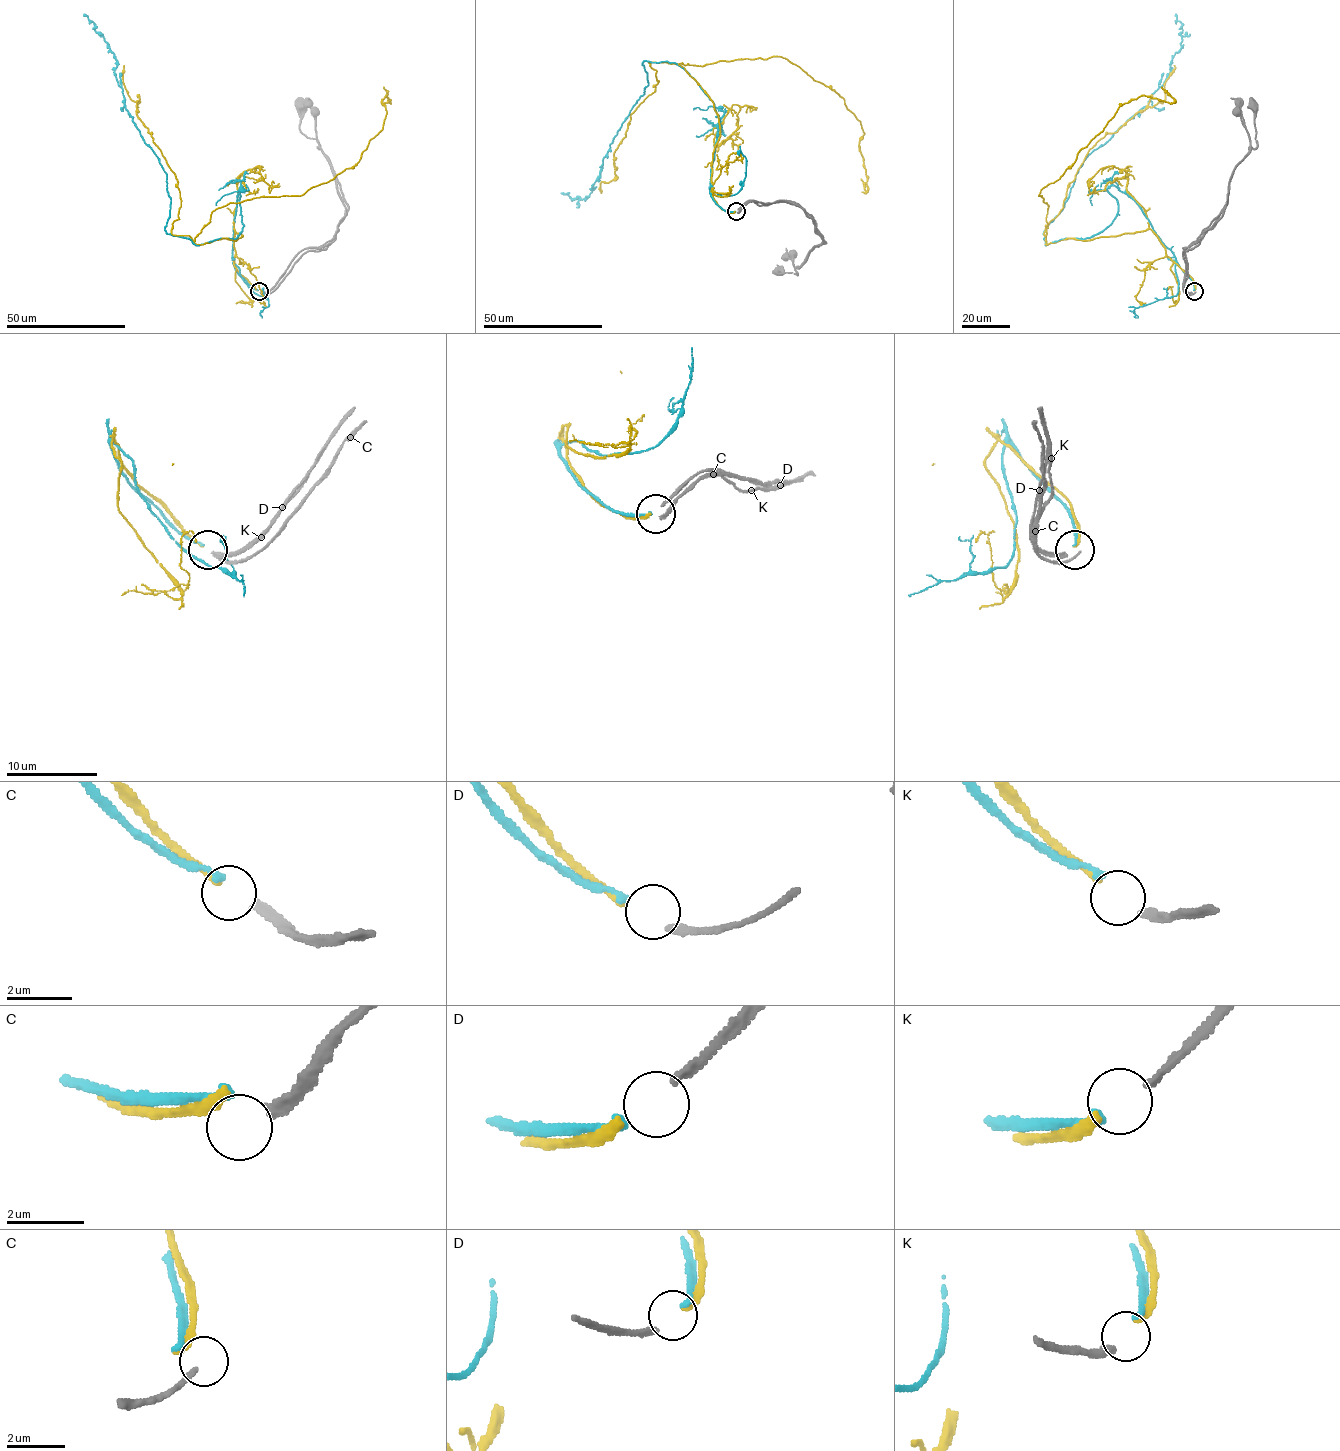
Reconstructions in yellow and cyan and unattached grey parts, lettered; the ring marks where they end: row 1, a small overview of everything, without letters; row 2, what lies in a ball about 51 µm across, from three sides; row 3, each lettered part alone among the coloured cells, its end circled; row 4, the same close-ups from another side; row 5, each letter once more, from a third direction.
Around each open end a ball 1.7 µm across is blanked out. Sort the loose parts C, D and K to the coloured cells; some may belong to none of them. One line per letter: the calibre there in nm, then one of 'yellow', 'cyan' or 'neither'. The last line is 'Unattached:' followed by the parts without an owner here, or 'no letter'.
C: 240 nm thick; neither
D: 200 nm thick; cyan
K: 200 nm thick; yellow
Unattached: C

